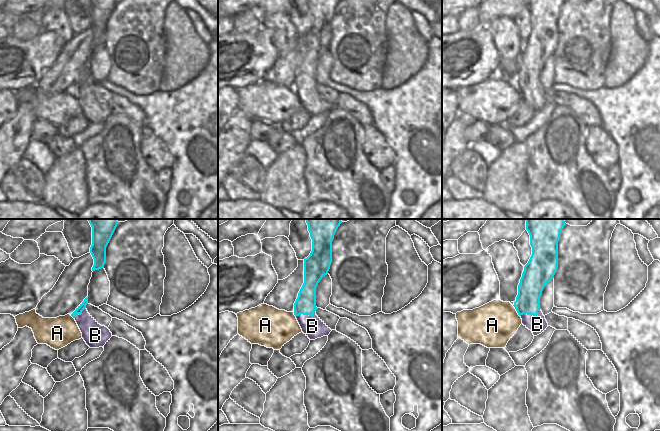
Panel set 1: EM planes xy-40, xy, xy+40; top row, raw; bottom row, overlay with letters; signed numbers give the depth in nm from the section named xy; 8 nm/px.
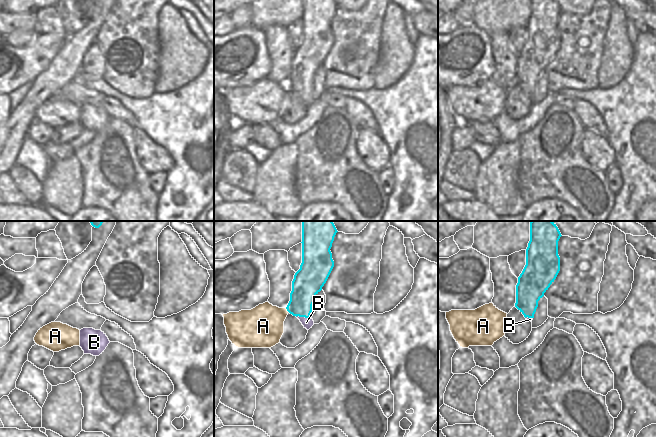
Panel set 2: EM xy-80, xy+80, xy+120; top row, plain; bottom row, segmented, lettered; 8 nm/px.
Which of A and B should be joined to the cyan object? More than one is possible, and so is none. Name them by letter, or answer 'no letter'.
B

